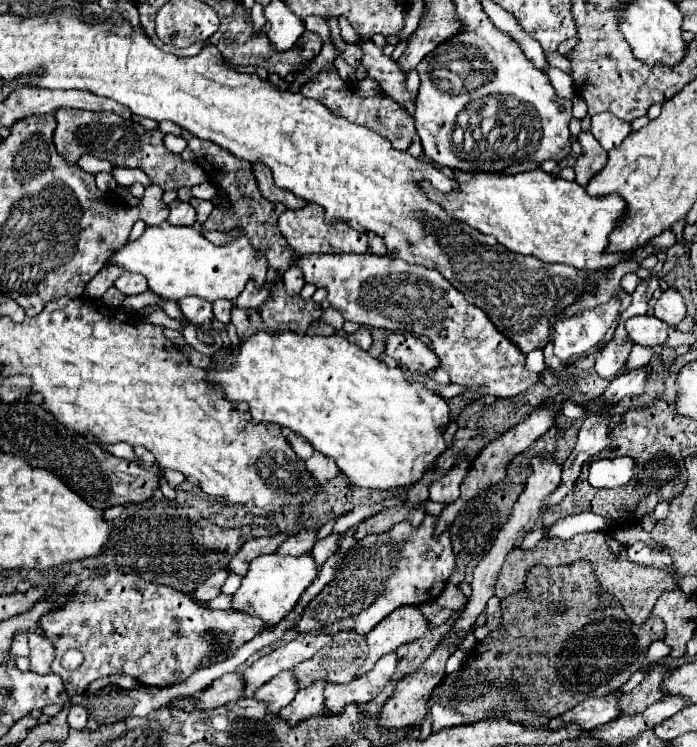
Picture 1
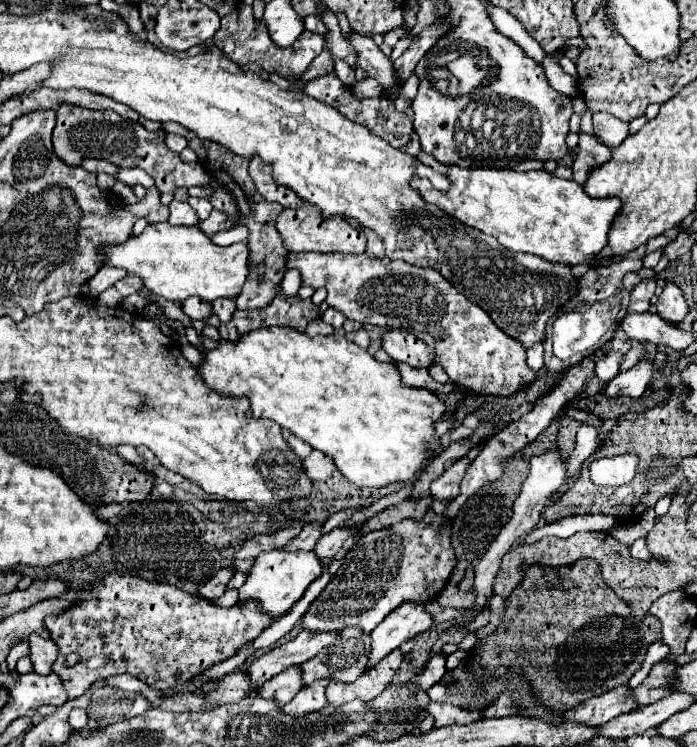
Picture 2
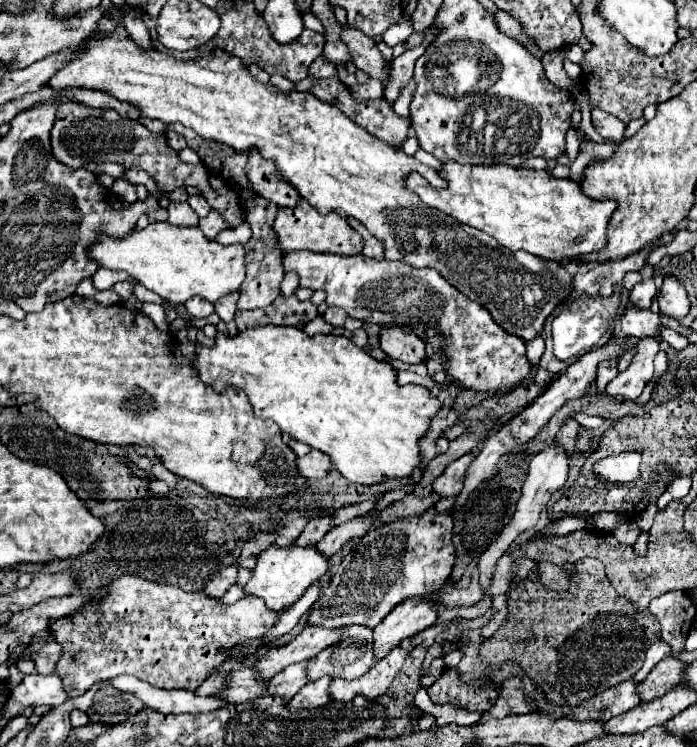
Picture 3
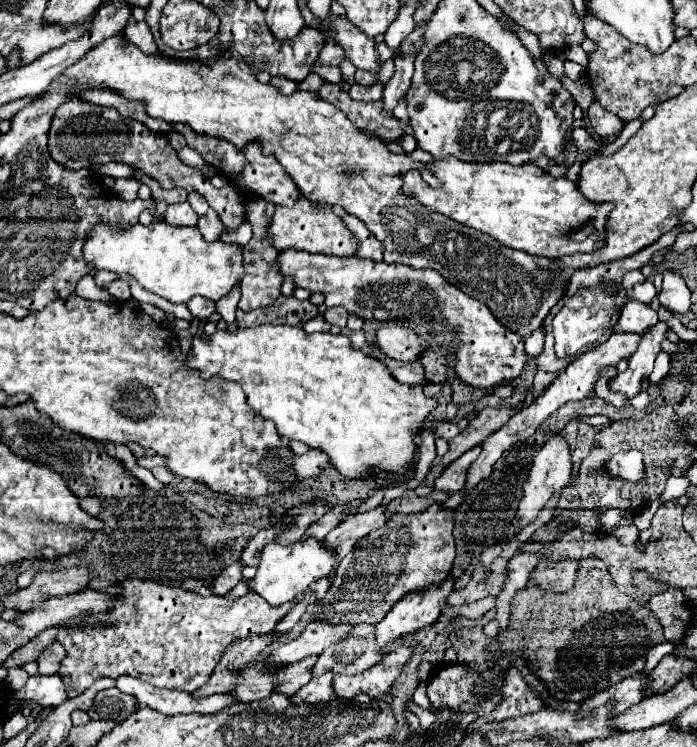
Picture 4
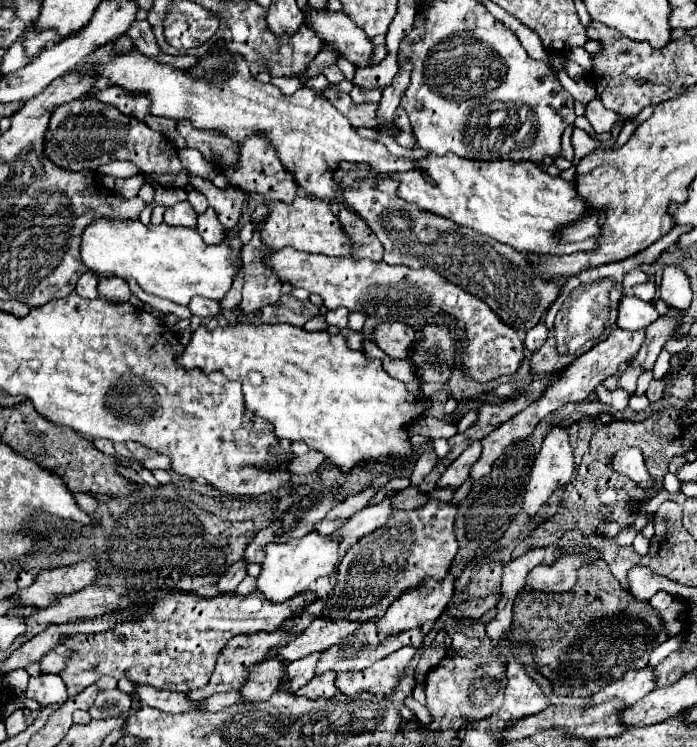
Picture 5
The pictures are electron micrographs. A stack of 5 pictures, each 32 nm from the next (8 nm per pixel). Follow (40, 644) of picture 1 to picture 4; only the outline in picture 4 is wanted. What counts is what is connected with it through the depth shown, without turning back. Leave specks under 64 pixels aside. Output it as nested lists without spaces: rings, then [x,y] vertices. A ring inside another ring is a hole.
[[[53,643],[50,647],[44,648],[44,652],[38,656],[38,672],[40,674],[56,674],[60,668],[60,660],[66,657],[66,651],[59,644]]]

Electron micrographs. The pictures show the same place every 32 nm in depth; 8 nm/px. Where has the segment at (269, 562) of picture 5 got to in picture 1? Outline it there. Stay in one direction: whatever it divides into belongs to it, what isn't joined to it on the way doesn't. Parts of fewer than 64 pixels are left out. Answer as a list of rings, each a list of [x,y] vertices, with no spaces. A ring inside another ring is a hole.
[[[264,554],[264,556],[258,556],[256,560],[252,560],[250,568],[248,568],[248,574],[242,578],[240,582],[240,588],[236,590],[236,594],[232,596],[232,608],[236,612],[244,612],[248,616],[256,616],[264,622],[264,630],[268,628],[274,628],[300,600],[300,594],[310,586],[310,582],[318,576],[318,568],[316,568],[316,562],[312,560],[310,554],[302,554],[298,558],[294,556],[280,556],[280,554]]]

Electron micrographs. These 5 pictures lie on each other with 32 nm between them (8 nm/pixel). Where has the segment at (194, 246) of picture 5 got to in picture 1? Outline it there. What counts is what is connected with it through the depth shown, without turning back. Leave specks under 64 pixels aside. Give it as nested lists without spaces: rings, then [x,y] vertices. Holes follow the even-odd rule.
[[[168,222],[146,228],[136,242],[130,242],[122,250],[114,252],[110,262],[146,276],[148,288],[154,294],[174,302],[186,296],[198,296],[208,302],[218,298],[236,300],[248,282],[256,282],[256,286],[262,288],[266,284],[268,270],[266,258],[258,256],[246,236],[240,236],[224,246],[216,246],[208,242],[194,226],[176,228]]]

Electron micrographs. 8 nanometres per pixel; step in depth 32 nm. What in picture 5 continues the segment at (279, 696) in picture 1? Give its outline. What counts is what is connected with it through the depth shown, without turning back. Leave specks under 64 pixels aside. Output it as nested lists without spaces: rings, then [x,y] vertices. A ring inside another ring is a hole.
[[[312,654],[312,656],[306,656],[304,660],[286,664],[288,684],[284,684],[280,690],[284,690],[284,692],[296,692],[296,690],[302,688],[304,684],[308,684],[308,682],[314,678],[314,668],[316,668],[320,656],[322,656],[322,654]]]

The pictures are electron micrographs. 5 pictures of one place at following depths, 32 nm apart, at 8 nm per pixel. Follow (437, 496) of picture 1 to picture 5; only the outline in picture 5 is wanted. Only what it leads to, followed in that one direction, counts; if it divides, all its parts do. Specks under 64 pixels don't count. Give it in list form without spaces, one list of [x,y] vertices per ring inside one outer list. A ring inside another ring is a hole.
[[[472,442],[472,446],[468,446],[448,468],[446,472],[438,478],[436,488],[452,488],[458,490],[466,478],[468,478],[468,468],[480,458],[482,452],[482,444],[480,442]]]

